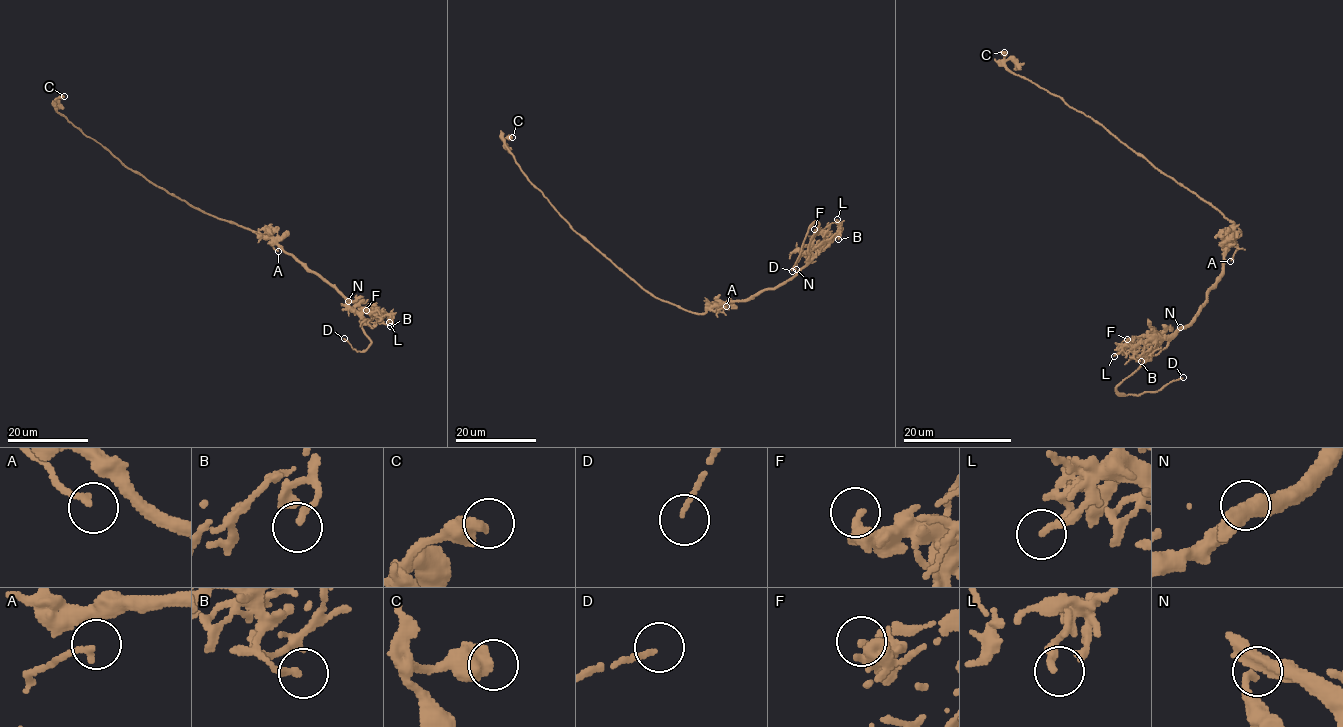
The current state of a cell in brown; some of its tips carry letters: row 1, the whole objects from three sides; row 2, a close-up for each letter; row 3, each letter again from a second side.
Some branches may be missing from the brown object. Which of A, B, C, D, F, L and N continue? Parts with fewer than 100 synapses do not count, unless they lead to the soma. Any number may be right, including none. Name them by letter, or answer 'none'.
D

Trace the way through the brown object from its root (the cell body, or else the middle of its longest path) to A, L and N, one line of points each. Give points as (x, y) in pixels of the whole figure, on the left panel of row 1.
A: (231, 223), (271, 236), (275, 241), (270, 244), (278, 251)
L: (231, 223), (272, 238), (348, 299), (366, 309), (390, 314), (389, 322)
N: (231, 223), (272, 238), (348, 299), (359, 302), (350, 307), (348, 301)

